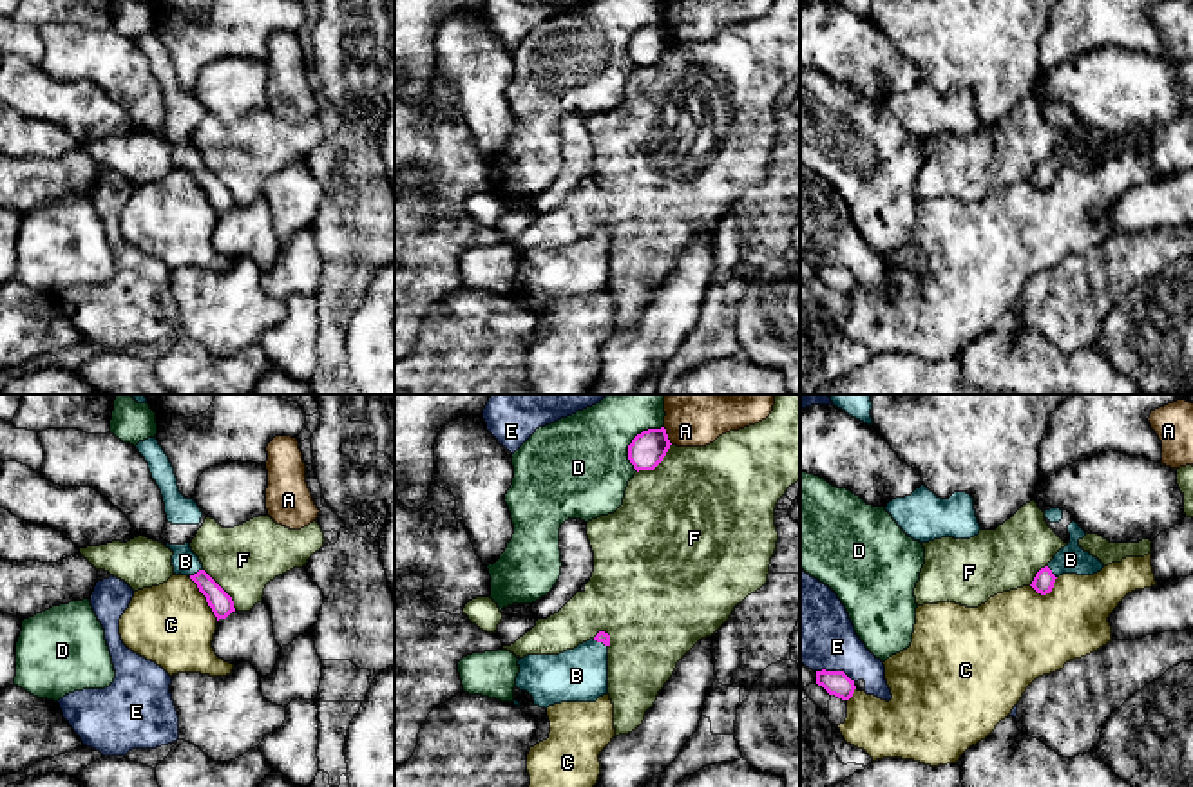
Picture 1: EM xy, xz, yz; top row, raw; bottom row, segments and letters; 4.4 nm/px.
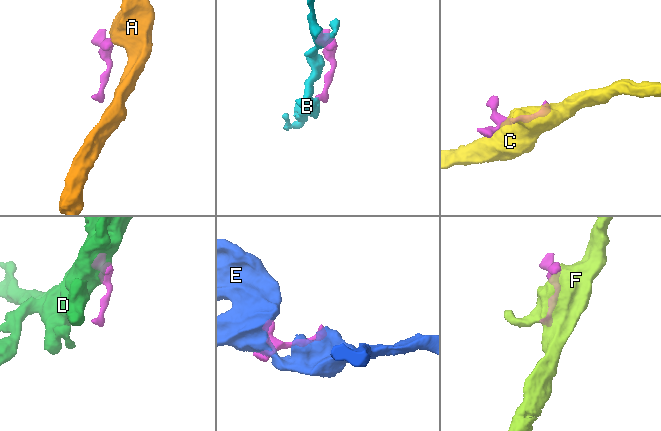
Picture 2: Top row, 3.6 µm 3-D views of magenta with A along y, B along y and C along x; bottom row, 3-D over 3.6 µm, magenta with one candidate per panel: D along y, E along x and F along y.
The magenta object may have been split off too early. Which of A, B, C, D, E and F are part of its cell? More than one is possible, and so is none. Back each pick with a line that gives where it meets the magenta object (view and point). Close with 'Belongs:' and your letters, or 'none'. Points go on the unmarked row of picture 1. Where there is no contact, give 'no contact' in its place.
B: xy (198, 167)
Belongs: B

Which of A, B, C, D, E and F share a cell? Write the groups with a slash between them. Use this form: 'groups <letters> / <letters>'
groups A / B / C / D E / F

